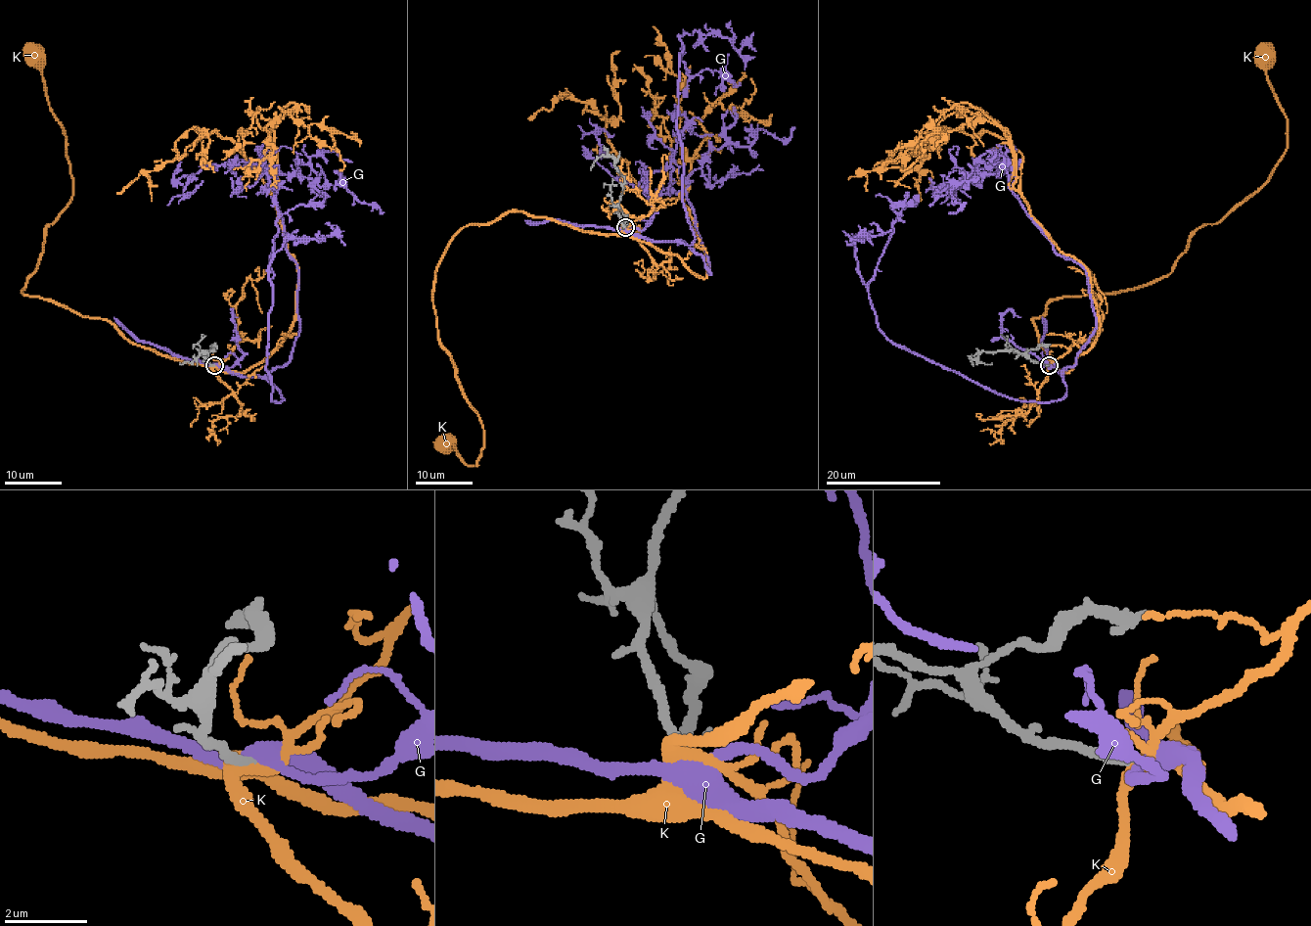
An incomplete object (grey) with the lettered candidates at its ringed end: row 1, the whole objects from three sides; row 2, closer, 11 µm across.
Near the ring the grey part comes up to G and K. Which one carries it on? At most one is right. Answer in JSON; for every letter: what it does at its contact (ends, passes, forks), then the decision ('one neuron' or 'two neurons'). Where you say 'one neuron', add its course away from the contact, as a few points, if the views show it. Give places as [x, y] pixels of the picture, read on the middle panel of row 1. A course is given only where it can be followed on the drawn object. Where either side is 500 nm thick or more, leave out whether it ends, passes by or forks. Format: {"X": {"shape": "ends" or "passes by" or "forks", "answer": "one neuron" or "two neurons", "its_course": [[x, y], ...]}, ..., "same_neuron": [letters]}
{"G": {"shape": "forks", "answer": "one neuron", "its_course": [[624, 227], [686, 242], [711, 273], [672, 168], [650, 171], [637, 186], [597, 162], [594, 134], [613, 134]]}, "K": {"shape": "forks", "answer": "two neurons"}, "same_neuron": ["G"]}

